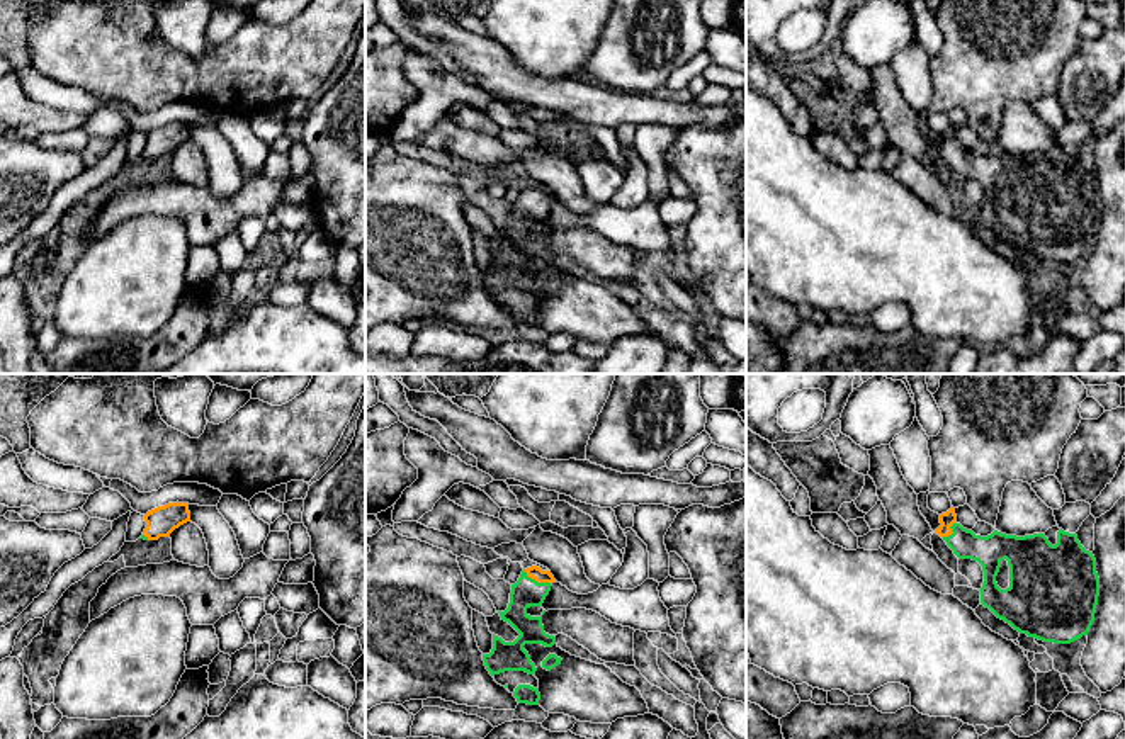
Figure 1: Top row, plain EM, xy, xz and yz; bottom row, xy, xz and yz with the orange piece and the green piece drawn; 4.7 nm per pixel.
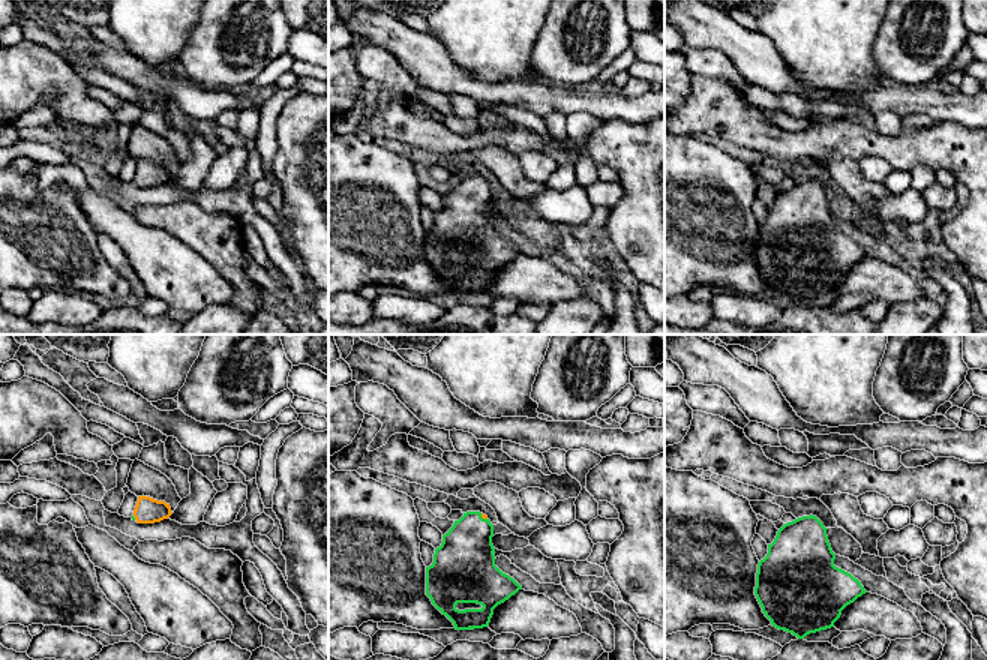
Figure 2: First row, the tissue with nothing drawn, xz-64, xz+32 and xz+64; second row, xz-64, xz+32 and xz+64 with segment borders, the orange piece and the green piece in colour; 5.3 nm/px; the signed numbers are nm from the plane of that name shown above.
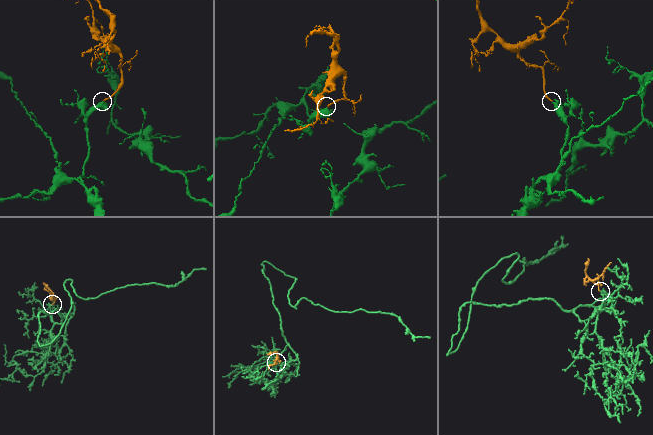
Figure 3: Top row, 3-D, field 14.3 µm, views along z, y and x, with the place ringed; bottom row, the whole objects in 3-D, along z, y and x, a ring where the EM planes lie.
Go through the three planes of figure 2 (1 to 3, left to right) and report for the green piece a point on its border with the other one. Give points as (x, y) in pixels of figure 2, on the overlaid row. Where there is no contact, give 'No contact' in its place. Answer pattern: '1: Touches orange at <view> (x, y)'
1: Touches orange at xz-64 (134, 516)
2: Touches orange at xz+32 (483, 518)
3: No contact

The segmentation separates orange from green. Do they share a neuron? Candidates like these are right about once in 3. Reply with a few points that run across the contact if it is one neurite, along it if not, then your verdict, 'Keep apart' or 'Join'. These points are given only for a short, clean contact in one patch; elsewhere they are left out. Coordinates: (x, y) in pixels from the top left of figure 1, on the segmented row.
Line: xz (536, 573), (537, 581), (525, 593). Join

